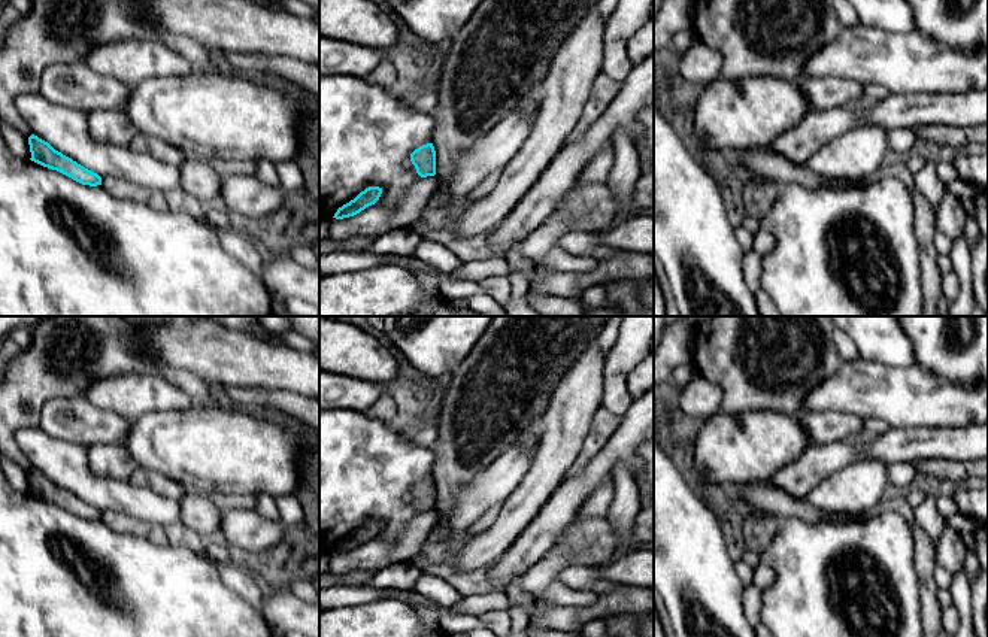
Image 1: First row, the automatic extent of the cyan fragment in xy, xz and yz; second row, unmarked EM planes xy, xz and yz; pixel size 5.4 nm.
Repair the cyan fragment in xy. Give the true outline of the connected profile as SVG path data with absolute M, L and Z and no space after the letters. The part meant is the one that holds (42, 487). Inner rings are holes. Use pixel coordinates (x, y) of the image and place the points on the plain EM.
M31 468L28 471L28 479L31 486L31 495L43 501L57 504L82 519L101 519L101 512L97 507L85 503L72 492L55 485L48 476L39 473L37 470Z

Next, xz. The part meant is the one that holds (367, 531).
M369 521L364 525L361 525L354 534L339 542L333 552L343 553L354 550L361 545L364 545L366 542L375 539L379 534L381 528L382 522Z

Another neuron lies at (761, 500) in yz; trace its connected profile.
M769 482L734 486L721 494L730 497L746 513L751 527L761 527L761 522L770 516L778 522L800 518L807 522L843 524L852 519L848 515L821 510L807 500L797 500Z

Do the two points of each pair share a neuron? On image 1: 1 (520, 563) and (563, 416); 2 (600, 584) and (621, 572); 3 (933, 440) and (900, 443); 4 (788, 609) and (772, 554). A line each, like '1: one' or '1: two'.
1: one
2: two
3: one
4: one

